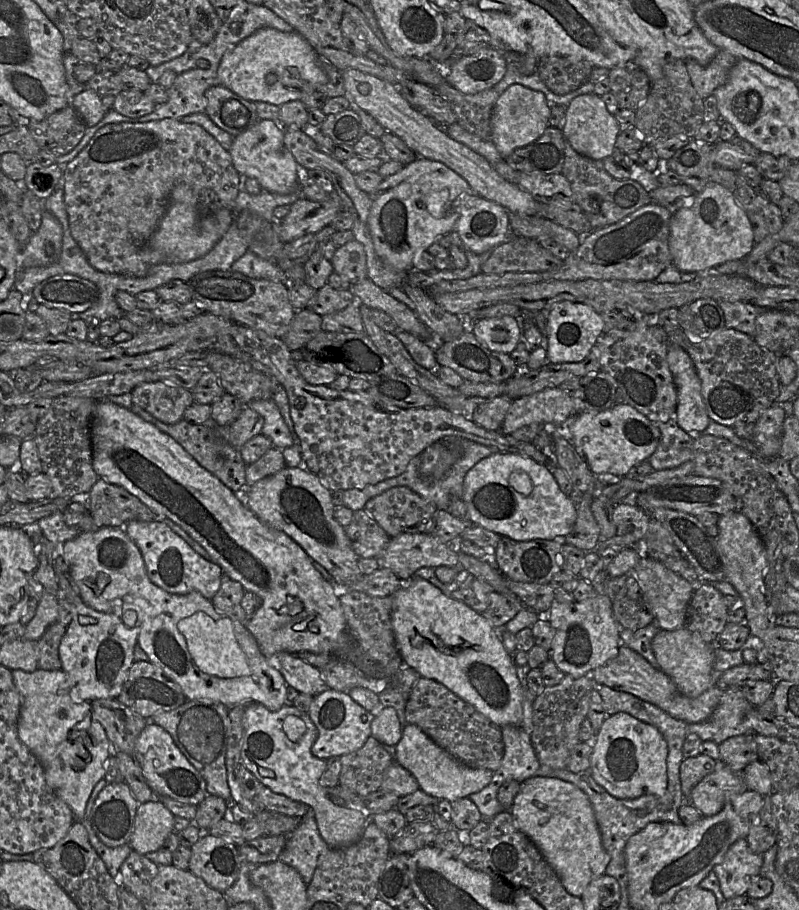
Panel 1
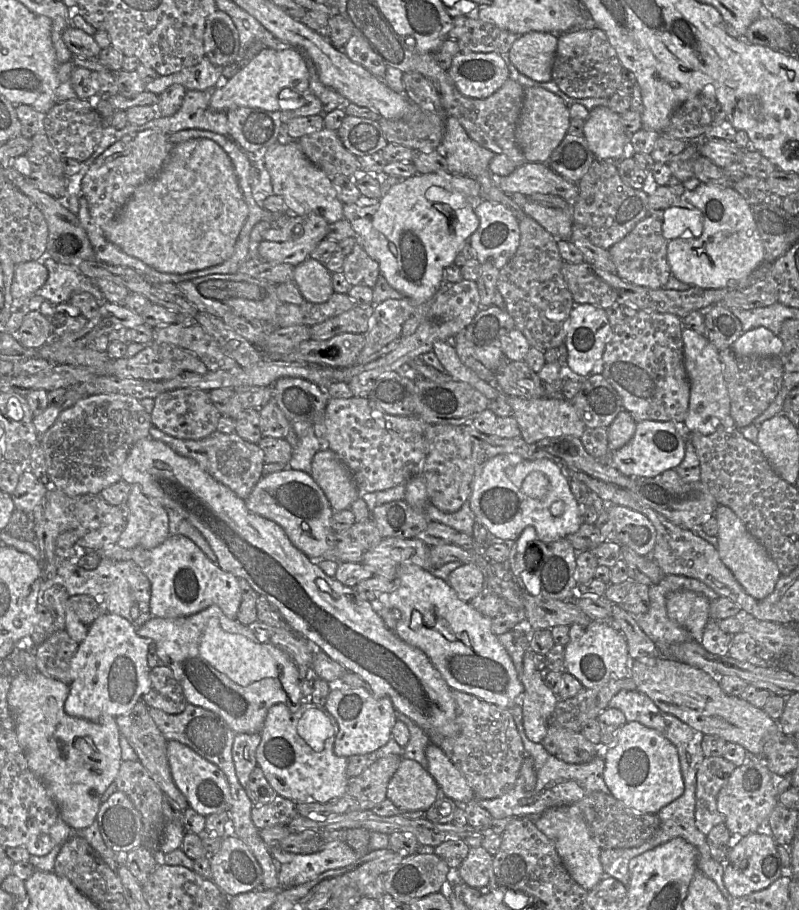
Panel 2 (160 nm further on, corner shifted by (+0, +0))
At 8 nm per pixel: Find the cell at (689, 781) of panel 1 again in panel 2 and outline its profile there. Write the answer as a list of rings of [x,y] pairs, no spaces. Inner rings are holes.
[[[705,757],[696,775],[695,821],[697,828],[706,836],[715,826],[724,824],[724,818],[717,808],[717,797],[727,783],[736,766],[723,757]]]

